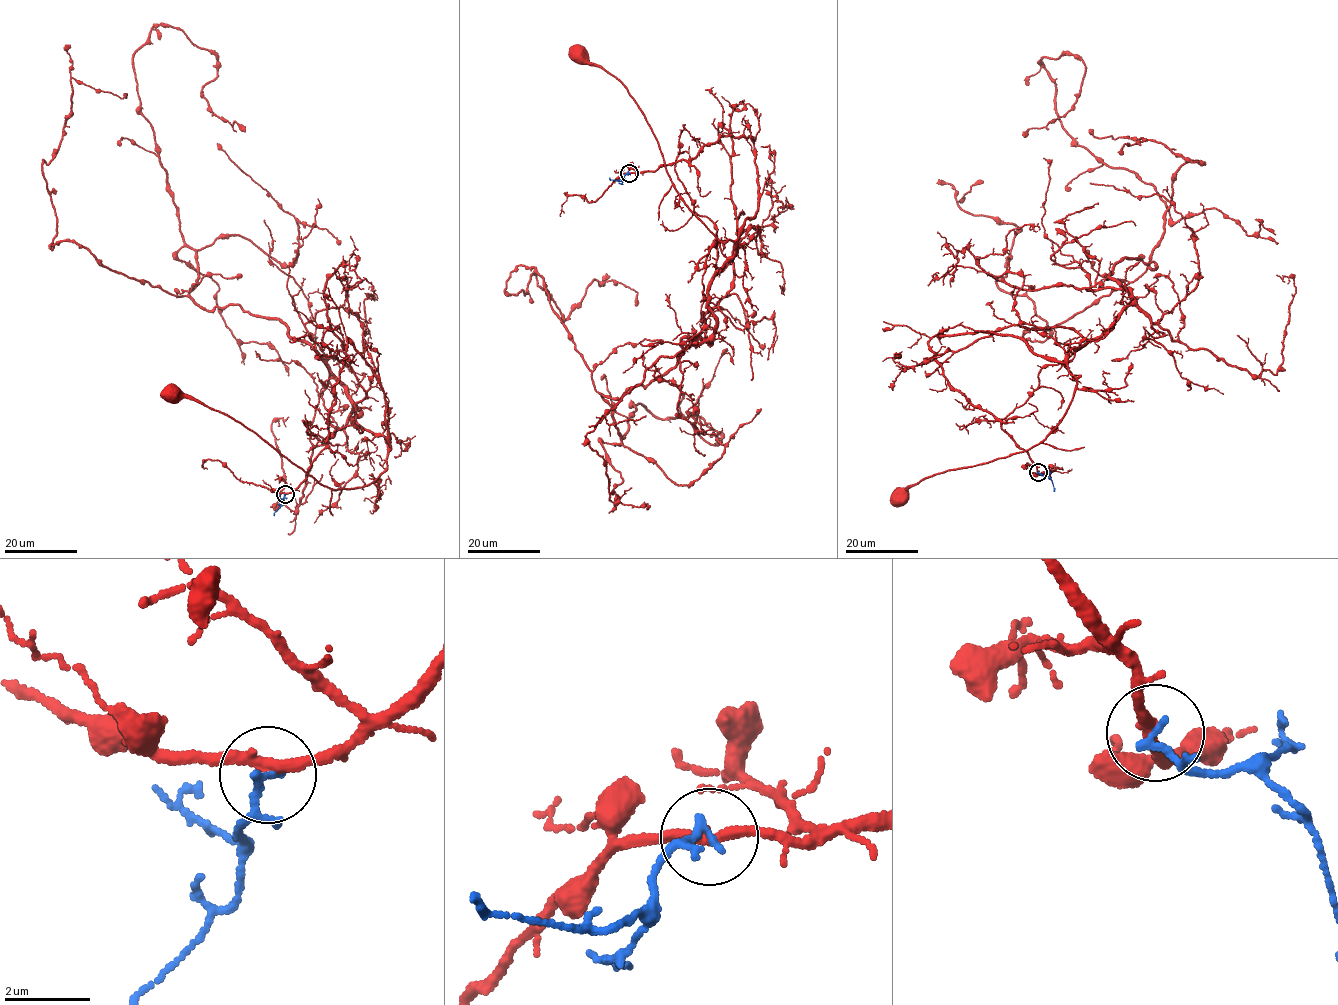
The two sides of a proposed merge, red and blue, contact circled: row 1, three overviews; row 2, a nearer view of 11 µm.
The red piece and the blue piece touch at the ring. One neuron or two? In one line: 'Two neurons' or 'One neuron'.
Two neurons

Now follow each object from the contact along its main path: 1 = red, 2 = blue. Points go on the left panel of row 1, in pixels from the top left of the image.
1: (285, 494), (325, 447), (348, 338), (390, 438), (386, 468), (358, 488), (323, 485), (233, 418), (166, 393)
2: (285, 494), (281, 505), (274, 515)

